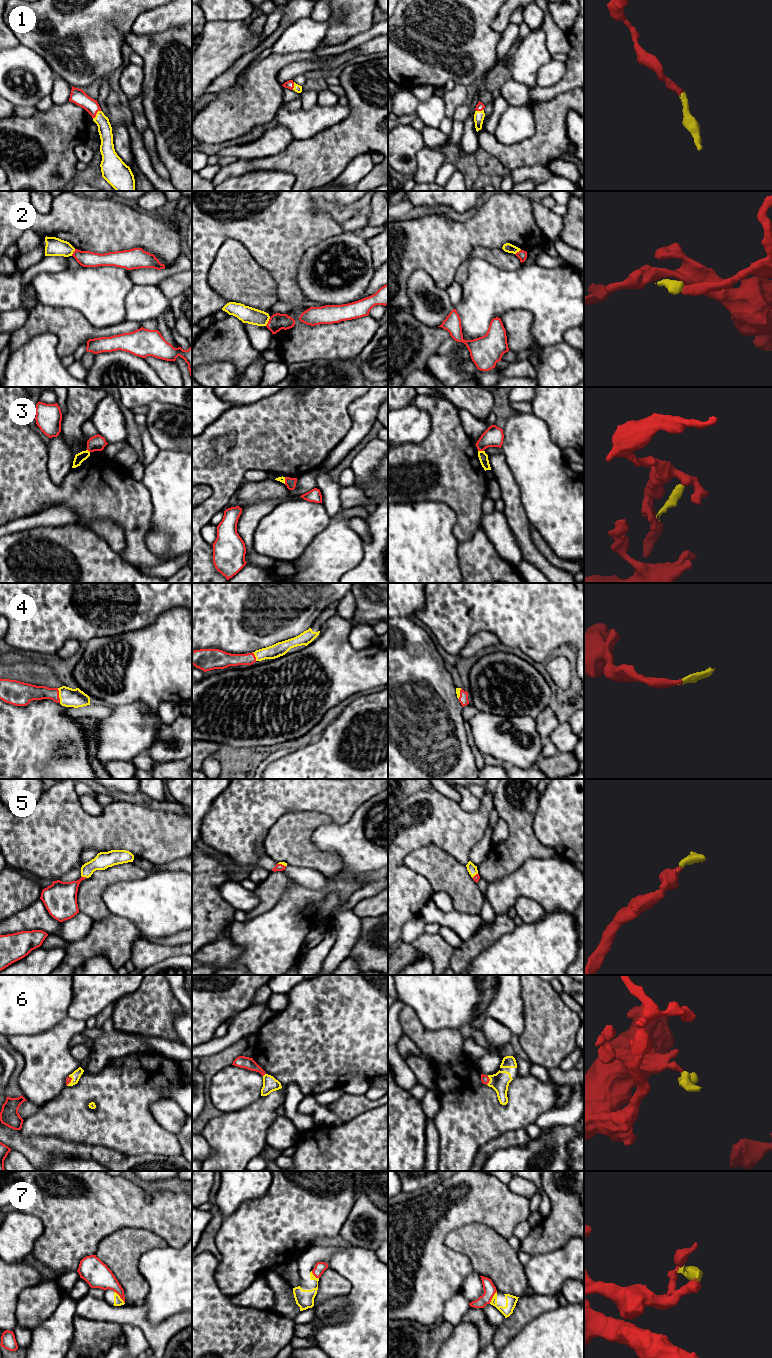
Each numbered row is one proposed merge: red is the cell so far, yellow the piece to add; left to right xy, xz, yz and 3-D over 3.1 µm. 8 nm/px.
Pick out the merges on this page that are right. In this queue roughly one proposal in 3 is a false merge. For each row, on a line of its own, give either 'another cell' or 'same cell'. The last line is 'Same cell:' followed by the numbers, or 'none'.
1: same cell
2: another cell
3: another cell
4: same cell
5: same cell
6: same cell
7: another cell
Same cell: 1, 4, 5, 6

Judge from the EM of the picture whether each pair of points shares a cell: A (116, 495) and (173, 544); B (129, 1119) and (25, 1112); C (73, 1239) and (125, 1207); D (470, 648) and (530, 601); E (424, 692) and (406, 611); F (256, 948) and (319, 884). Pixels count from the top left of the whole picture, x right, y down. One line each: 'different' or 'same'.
A: different
B: different
C: same
D: different
E: different
F: different

